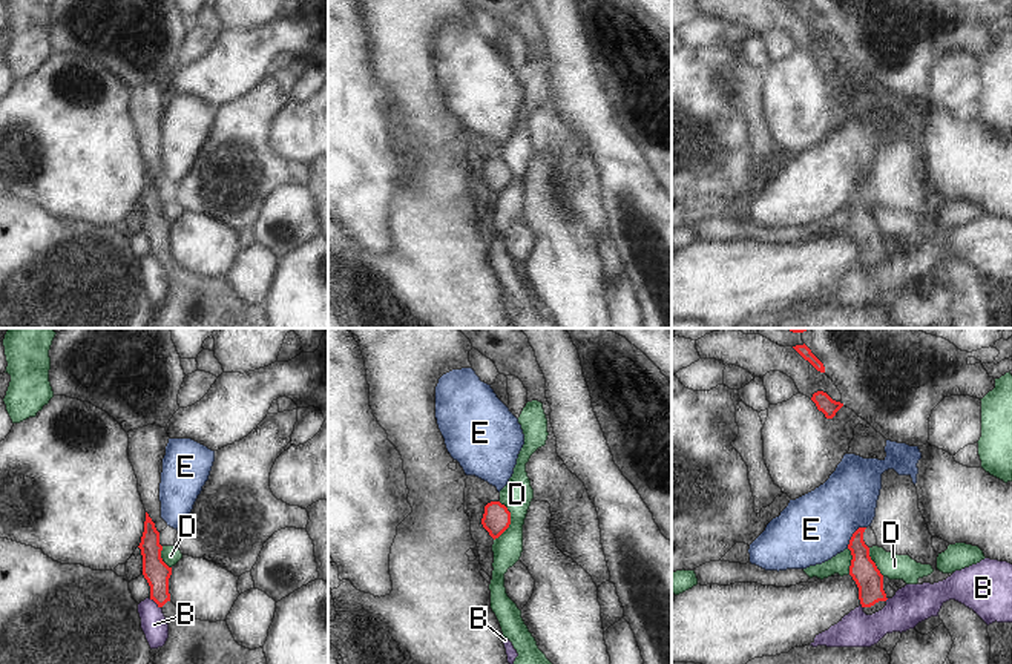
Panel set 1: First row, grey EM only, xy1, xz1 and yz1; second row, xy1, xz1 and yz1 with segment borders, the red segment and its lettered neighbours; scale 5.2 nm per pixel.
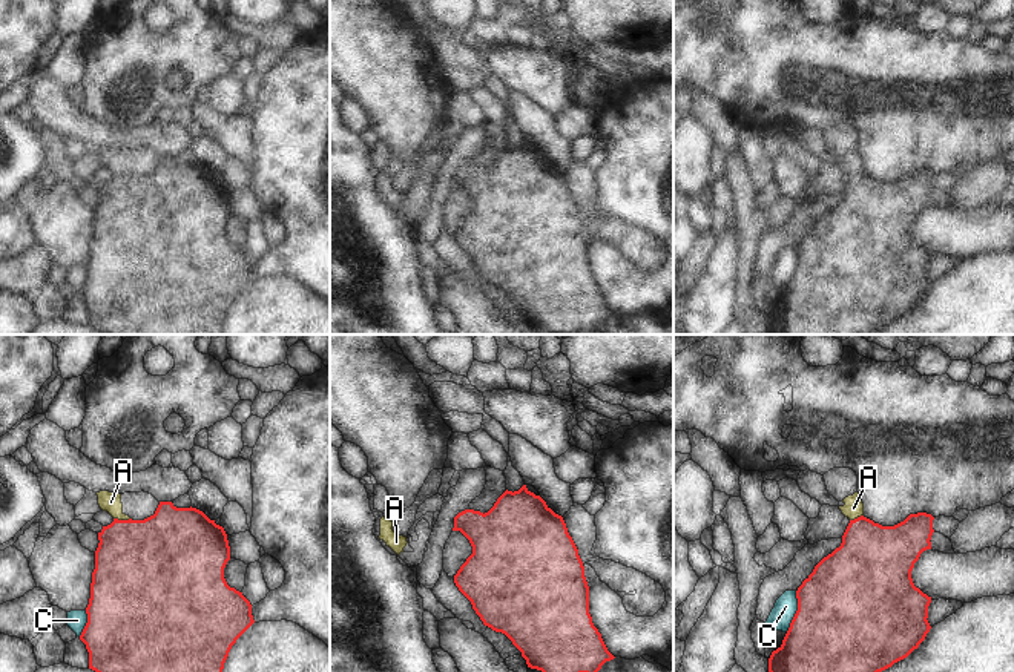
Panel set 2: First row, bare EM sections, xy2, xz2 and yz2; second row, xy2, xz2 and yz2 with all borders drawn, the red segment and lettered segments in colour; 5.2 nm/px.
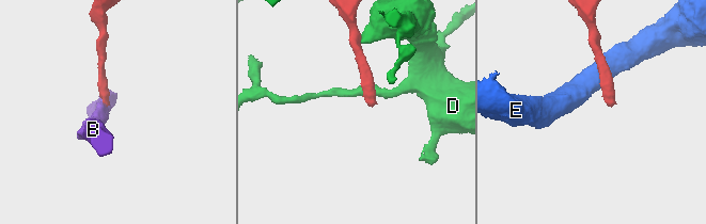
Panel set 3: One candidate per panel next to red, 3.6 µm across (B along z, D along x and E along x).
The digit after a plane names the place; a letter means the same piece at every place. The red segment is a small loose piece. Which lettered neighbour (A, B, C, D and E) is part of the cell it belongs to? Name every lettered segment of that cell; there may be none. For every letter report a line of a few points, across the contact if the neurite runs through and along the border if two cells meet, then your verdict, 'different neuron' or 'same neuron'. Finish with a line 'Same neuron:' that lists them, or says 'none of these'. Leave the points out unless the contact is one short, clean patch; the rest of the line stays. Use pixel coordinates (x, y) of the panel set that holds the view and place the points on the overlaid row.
A: line xy2 (114, 517), (129, 519); different neuron
B: line xy1 (149, 598), (160, 608); different neuron
C: different neuron
D: line xz1 (500, 502), (509, 512), (509, 525), (494, 540); different neuron
E: different neuron
Same neuron: none of these

